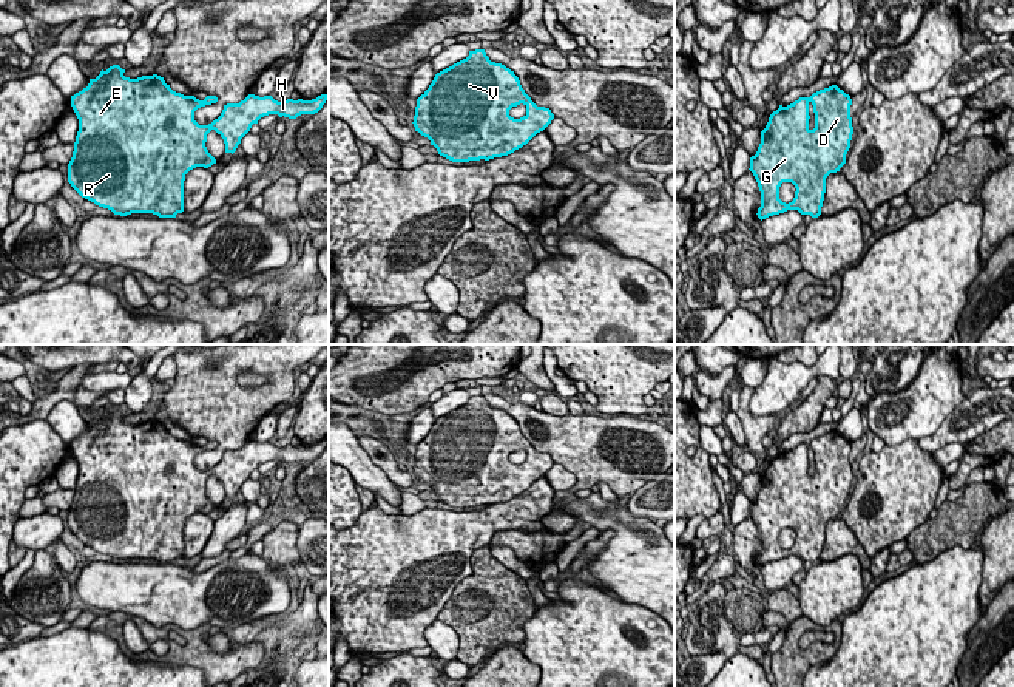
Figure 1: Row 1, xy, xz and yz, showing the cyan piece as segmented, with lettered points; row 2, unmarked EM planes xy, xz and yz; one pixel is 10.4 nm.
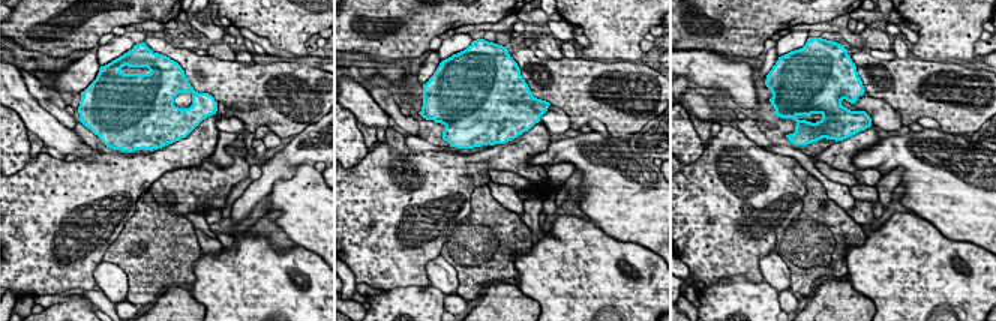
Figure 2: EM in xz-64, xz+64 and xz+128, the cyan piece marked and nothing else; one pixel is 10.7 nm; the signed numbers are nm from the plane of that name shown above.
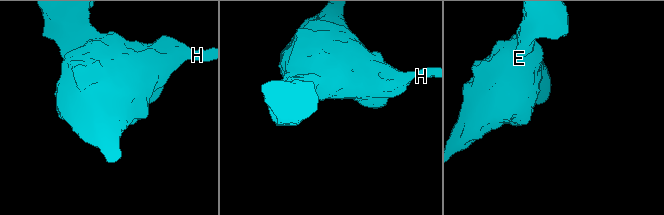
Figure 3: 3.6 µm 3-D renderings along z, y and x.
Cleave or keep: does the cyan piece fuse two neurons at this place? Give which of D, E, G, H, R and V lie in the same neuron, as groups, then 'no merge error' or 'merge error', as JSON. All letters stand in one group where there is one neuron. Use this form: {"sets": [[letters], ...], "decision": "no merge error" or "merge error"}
{"sets": [["D", "E", "G", "H", "R", "V"]], "decision": "no merge error"}

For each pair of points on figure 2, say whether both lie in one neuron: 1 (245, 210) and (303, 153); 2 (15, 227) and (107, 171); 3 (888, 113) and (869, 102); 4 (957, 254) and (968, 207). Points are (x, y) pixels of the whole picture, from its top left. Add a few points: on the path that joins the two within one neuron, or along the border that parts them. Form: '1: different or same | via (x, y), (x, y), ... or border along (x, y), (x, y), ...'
1: same | via (255, 194), (287, 161)
2: same | via (38, 227), (47, 227), (60, 218), (84, 194)
3: same | via (884, 113), (873, 107)
4: different | border along (930, 222), (944, 236), (968, 240), (980, 248)

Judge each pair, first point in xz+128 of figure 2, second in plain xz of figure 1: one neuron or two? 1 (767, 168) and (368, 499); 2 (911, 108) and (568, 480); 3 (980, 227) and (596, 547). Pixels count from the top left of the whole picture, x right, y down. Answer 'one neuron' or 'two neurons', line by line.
1: two neurons
2: two neurons
3: two neurons

